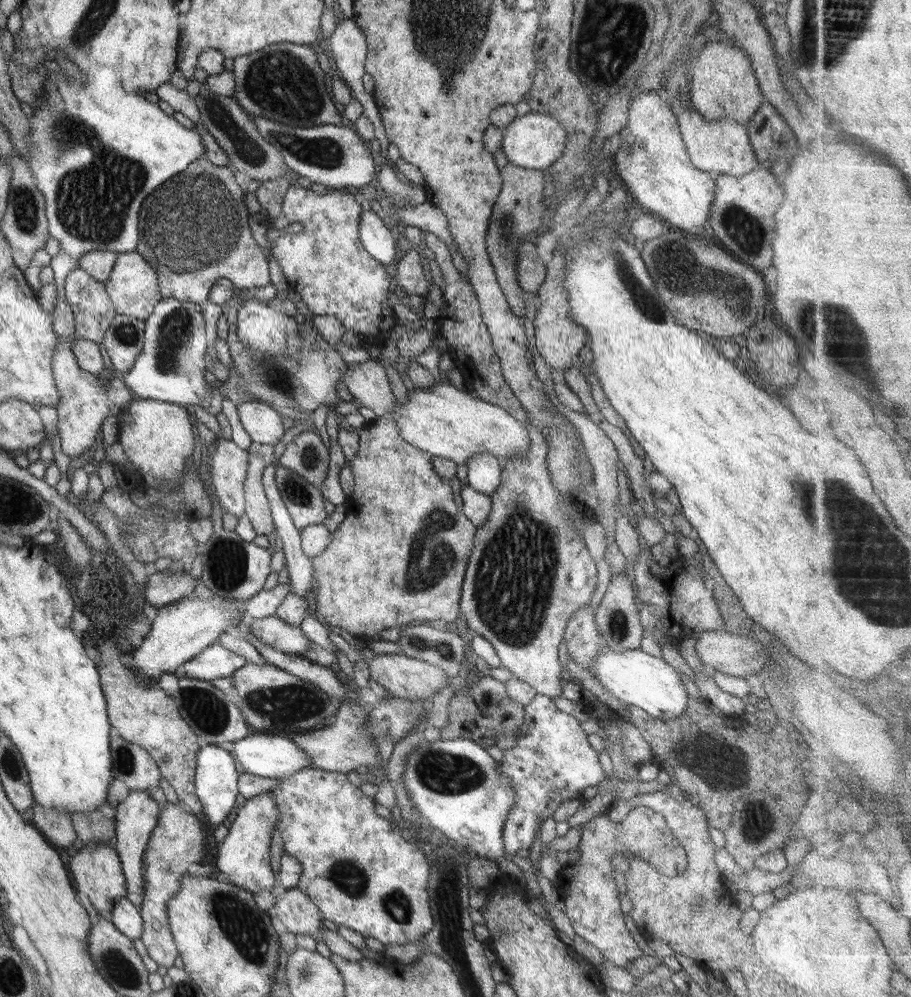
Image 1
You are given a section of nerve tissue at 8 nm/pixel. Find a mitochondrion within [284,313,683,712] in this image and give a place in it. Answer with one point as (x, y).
(513, 582)

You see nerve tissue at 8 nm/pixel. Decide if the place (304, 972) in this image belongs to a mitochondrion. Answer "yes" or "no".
yes

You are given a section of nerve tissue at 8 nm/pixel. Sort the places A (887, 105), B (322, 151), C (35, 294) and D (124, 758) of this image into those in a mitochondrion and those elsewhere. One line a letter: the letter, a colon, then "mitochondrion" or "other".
A: other
B: mitochondrion
C: other
D: mitochondrion

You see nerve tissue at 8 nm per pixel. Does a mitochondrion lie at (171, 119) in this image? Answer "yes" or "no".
no

